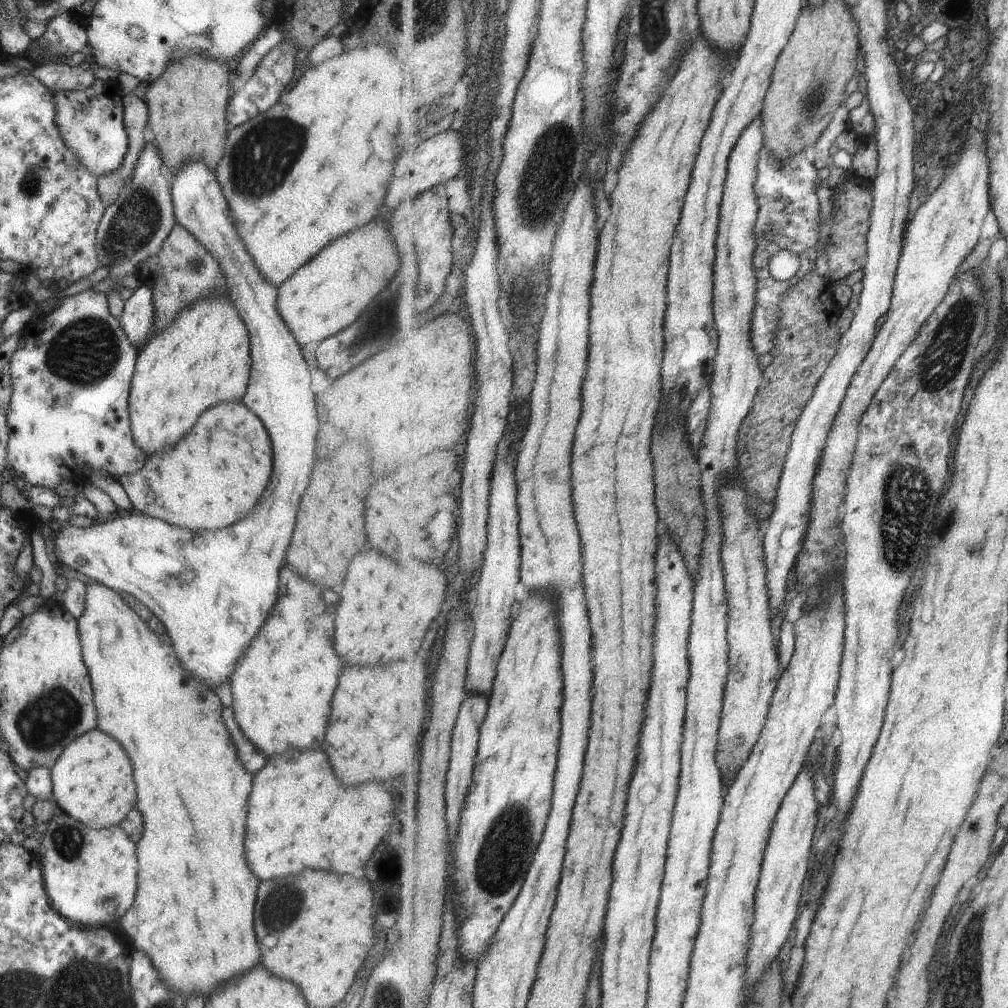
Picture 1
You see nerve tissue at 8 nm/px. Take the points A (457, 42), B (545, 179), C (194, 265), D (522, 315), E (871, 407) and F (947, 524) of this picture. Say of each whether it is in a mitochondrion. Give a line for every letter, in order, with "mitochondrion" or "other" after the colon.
A: other
B: mitochondrion
C: mitochondrion
D: mitochondrion
E: other
F: mitochondrion

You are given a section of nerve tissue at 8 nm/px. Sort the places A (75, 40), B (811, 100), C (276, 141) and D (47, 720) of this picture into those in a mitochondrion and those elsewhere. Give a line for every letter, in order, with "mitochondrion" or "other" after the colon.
A: other
B: mitochondrion
C: mitochondrion
D: mitochondrion

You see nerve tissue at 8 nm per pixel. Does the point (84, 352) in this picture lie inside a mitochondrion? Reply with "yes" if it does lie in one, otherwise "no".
yes

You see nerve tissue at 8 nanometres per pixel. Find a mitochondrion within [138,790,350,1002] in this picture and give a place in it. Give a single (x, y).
(280, 909)

